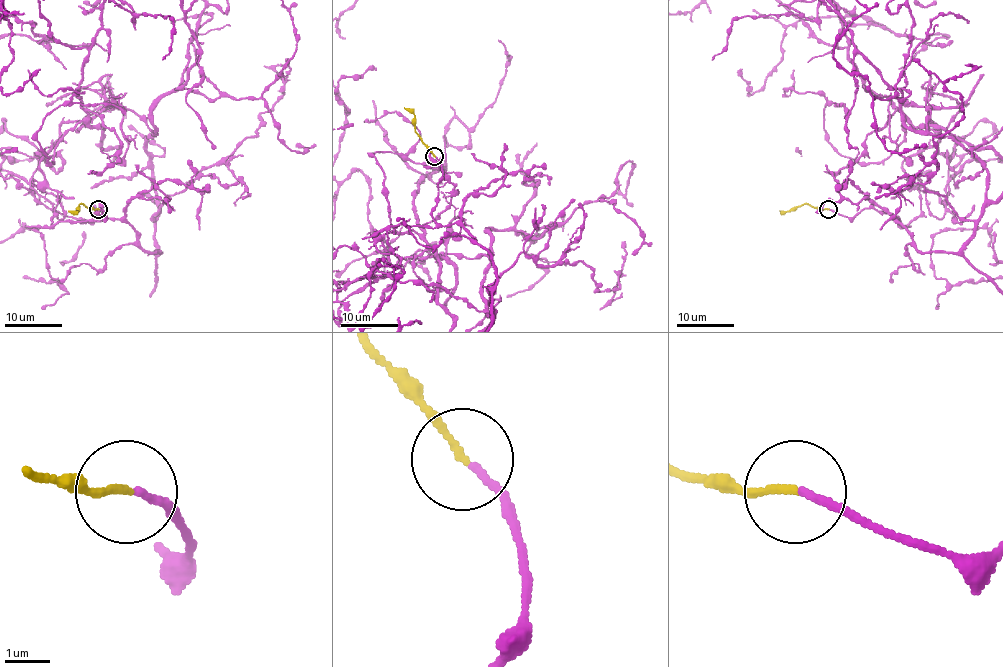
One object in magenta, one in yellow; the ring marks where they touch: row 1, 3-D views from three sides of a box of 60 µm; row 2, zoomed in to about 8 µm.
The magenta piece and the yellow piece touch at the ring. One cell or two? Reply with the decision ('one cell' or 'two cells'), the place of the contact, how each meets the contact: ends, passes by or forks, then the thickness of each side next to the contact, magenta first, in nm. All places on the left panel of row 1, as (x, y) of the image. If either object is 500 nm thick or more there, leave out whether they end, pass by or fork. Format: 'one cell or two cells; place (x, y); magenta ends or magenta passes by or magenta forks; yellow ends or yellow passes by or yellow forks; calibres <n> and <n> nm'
one cell; place (98, 209); magenta ends; yellow ends; calibres 140 and 150 nm

